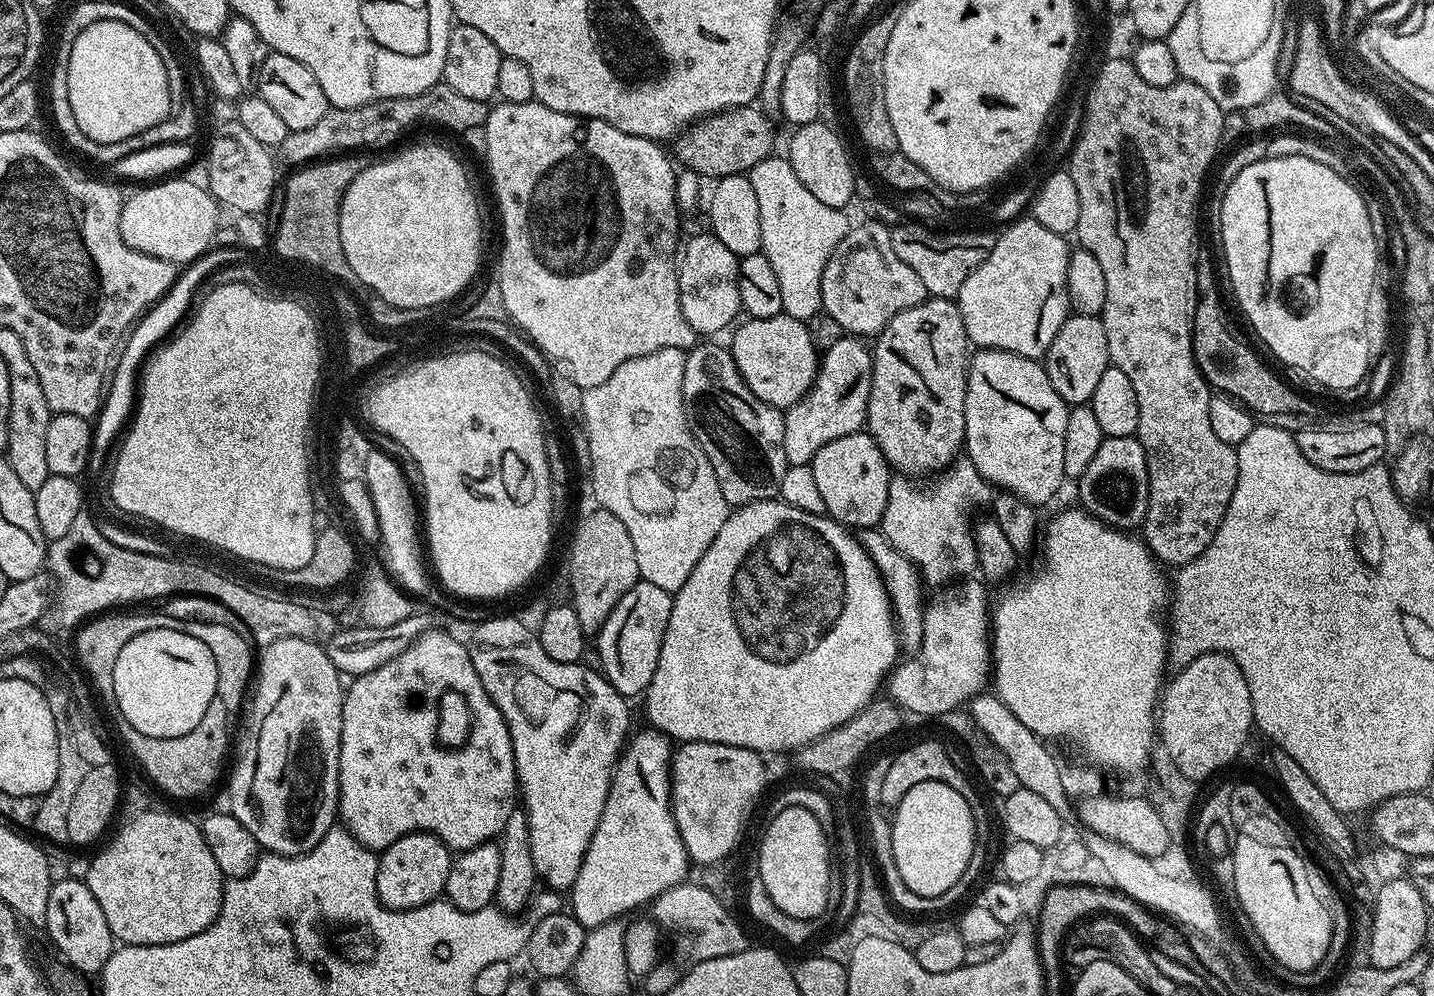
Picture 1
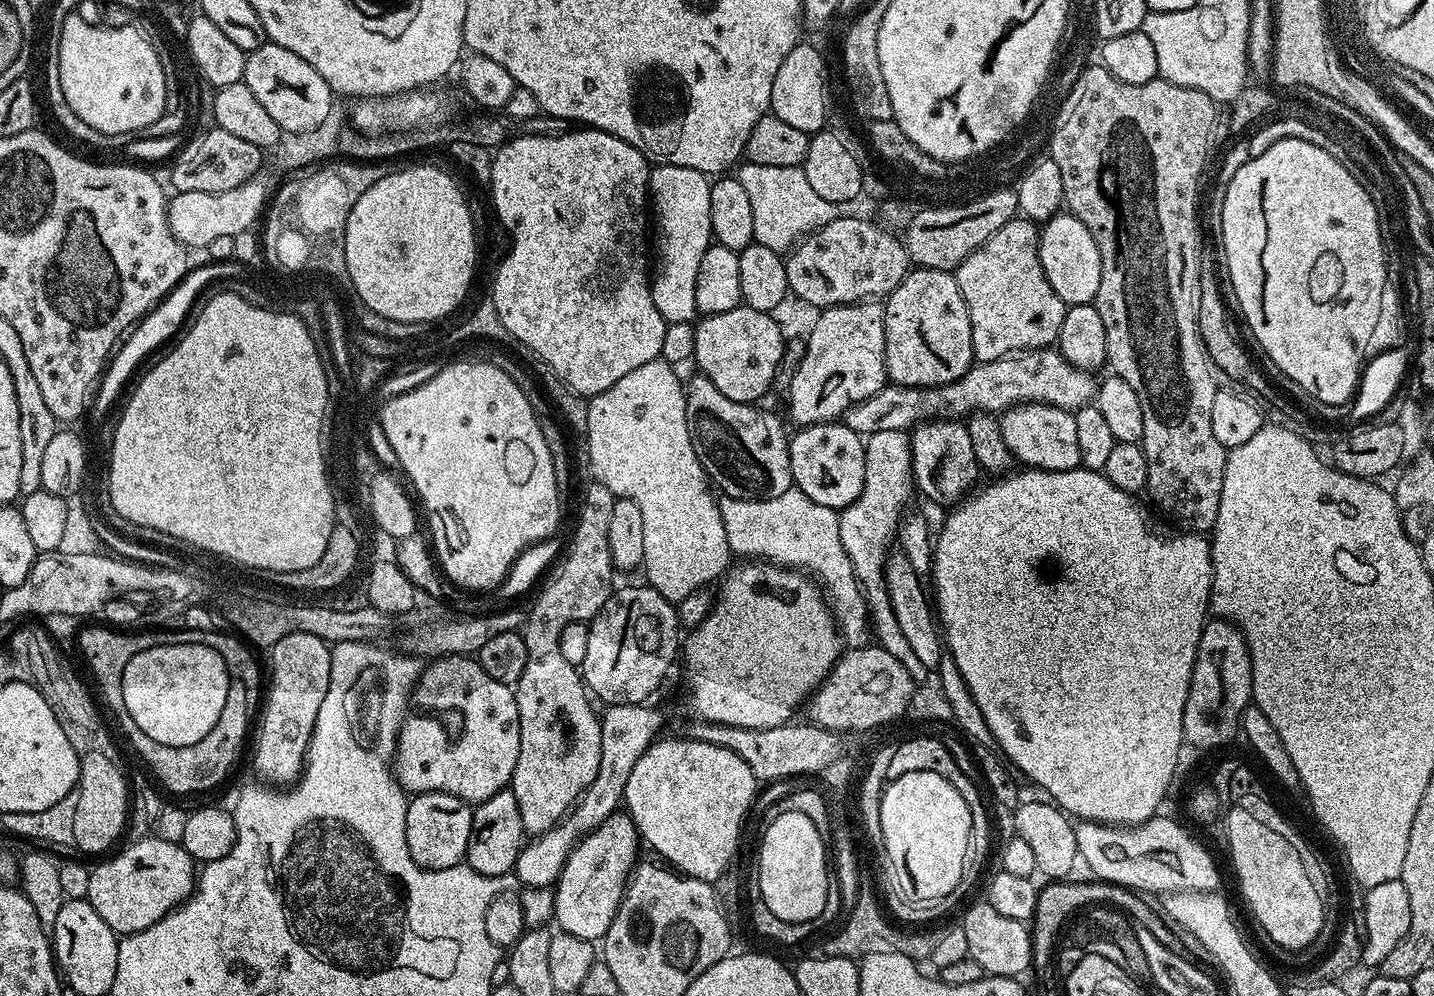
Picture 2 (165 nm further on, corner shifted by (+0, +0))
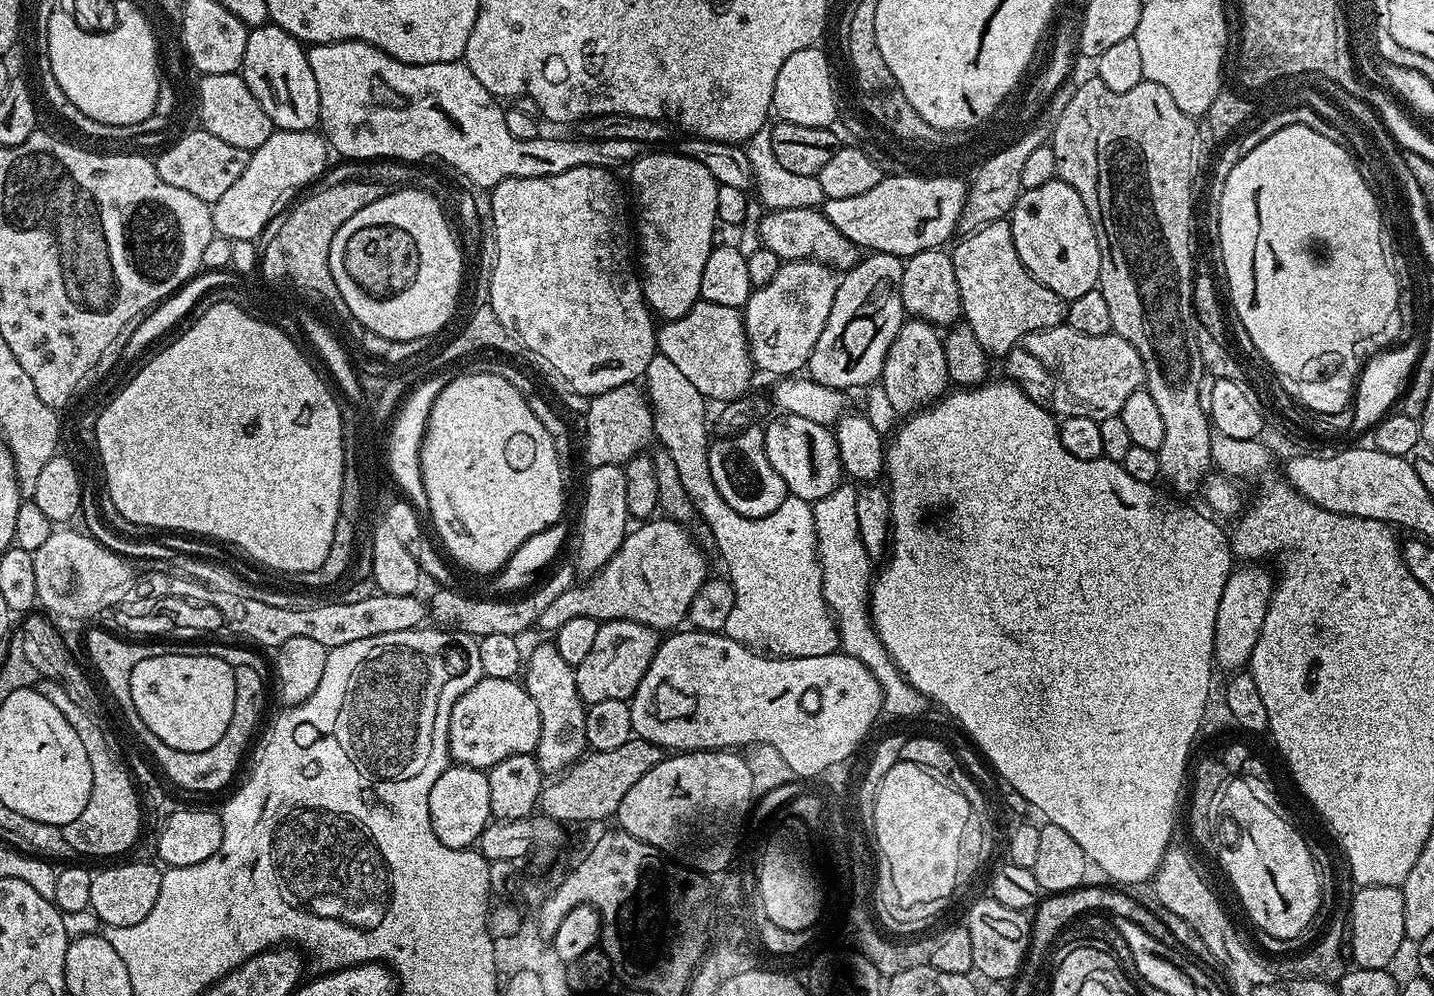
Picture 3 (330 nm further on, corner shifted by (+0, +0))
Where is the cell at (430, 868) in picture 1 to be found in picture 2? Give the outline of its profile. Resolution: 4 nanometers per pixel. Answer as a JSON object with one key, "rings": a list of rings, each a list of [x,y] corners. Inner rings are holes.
{"rings":[[[422,792],[409,799],[406,810],[406,846],[410,846],[410,854],[419,868],[446,870],[461,863],[467,857],[472,829],[472,809],[473,805],[449,792]]]}

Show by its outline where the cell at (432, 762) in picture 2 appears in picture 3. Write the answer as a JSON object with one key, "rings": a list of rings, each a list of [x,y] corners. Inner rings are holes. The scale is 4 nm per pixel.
{"rings":[[[484,676],[454,702],[448,727],[448,755],[456,764],[487,770],[514,754],[535,753],[540,737],[538,706],[515,679]]]}

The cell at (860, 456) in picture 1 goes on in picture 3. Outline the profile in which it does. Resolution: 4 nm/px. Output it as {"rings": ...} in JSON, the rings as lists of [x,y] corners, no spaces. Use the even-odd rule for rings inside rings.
{"rings":[[[787,414],[777,416],[777,420],[770,421],[764,428],[766,458],[770,458],[770,466],[774,466],[774,470],[778,470],[782,482],[786,482],[791,495],[809,502],[826,498],[826,494],[830,494],[830,490],[834,490],[842,483],[839,446],[836,441],[835,431],[826,425],[818,425],[816,422],[810,422],[809,419]]]}

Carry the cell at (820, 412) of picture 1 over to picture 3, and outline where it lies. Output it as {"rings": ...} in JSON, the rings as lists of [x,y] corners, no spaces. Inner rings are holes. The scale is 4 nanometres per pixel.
{"rings":[[[872,252],[839,277],[840,285],[834,294],[834,306],[830,306],[830,318],[826,318],[826,327],[823,328],[808,359],[806,372],[809,377],[822,386],[843,390],[851,390],[850,388],[864,390],[881,379],[887,351],[890,350],[891,343],[906,321],[904,303],[900,297],[903,273],[903,259],[894,254]]]}

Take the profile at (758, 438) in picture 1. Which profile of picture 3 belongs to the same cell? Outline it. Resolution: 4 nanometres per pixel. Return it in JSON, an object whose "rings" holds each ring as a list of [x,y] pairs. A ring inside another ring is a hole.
{"rings":[[[760,426],[713,439],[708,446],[708,469],[718,494],[722,494],[728,505],[746,518],[766,518],[766,514],[774,514],[790,495],[786,482],[782,482],[778,470],[770,466],[770,458],[766,458],[764,428]]]}

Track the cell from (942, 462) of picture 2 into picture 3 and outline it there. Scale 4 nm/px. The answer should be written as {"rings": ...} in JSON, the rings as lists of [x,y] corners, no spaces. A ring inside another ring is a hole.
{"rings":[[[923,318],[907,319],[901,326],[883,363],[880,386],[893,403],[897,415],[908,416],[945,395],[950,381],[946,370],[945,348],[941,333]]]}

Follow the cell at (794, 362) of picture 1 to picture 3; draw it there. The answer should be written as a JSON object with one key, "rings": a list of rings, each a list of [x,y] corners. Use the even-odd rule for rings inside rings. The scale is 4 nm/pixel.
{"rings":[[[699,299],[682,318],[659,325],[656,346],[659,355],[670,358],[680,373],[703,394],[705,401],[729,402],[749,391],[754,365],[748,349],[744,313],[739,308],[714,306],[714,302]]]}

